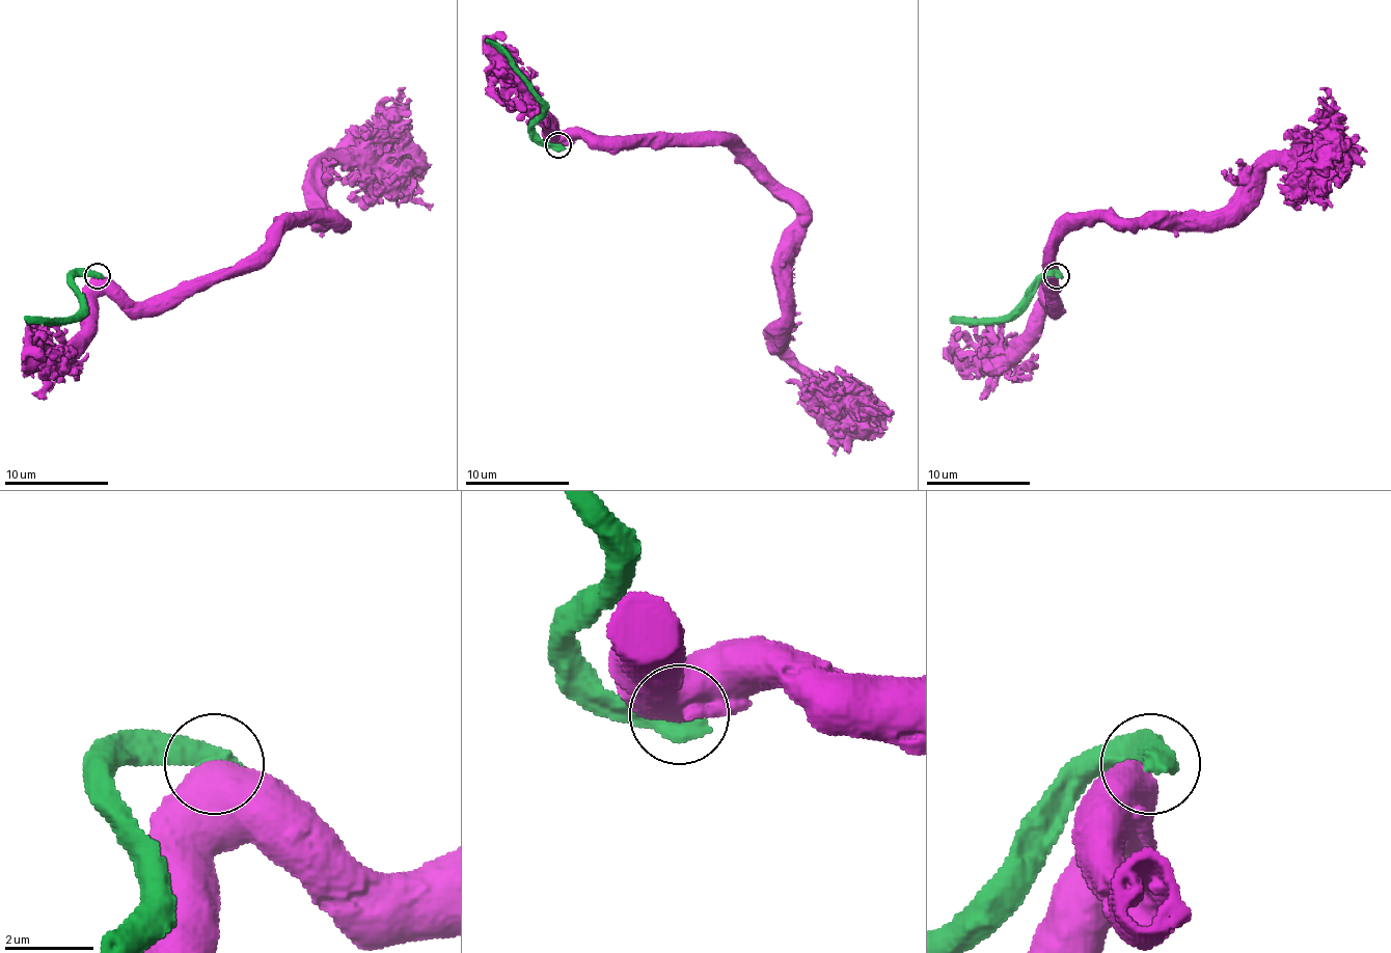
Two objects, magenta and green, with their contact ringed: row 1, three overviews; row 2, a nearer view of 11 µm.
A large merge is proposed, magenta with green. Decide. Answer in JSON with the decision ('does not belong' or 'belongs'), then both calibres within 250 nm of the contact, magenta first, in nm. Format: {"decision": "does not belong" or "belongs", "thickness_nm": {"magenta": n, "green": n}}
{"decision": "does not belong", "thickness_nm": {"magenta": 700, "green": 650}}

